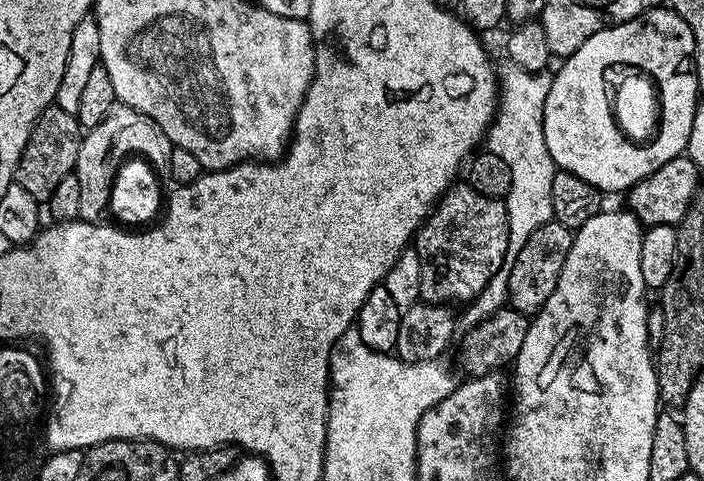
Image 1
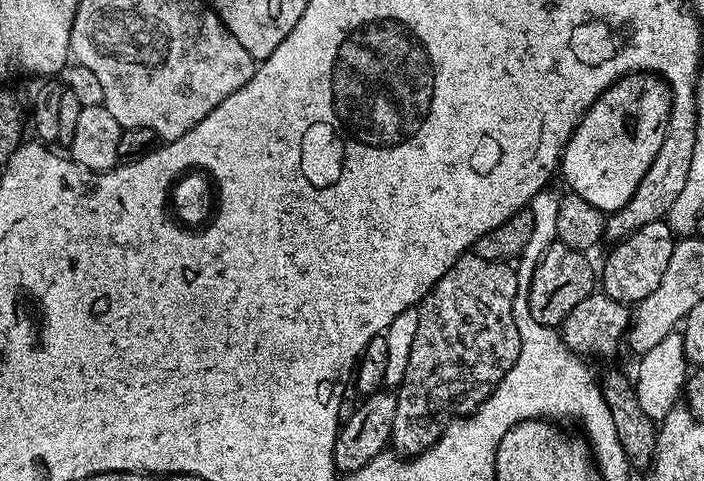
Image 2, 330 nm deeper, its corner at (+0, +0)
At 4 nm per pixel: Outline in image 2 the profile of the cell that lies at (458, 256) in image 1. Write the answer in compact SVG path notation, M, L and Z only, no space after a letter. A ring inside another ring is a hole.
M465 254L459 256L454 262L454 266L450 266L450 270L446 270L446 274L442 274L442 278L424 295L423 300L418 305L420 310L418 330L414 334L414 346L410 346L410 362L406 362L406 378L403 384L395 389L396 413L394 414L394 430L390 441L391 451L395 455L401 458L411 458L429 451L438 442L438 438L444 432L444 427L453 418L469 416L471 412L476 411L477 406L496 389L498 382L502 382L502 378L510 370L510 366L514 366L520 353L520 335L516 329L512 307L514 306L514 298L521 291L521 288L521 281L516 279L516 270L511 263L478 258L475 254Z

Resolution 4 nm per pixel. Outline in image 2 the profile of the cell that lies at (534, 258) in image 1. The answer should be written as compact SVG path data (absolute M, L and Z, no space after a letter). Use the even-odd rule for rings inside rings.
M559 242L551 244L537 262L534 274L527 281L526 295L528 297L528 309L534 314L534 322L538 322L547 328L559 329L564 323L566 314L578 306L598 284L598 272L588 261L589 257L578 250L570 250L570 246Z

